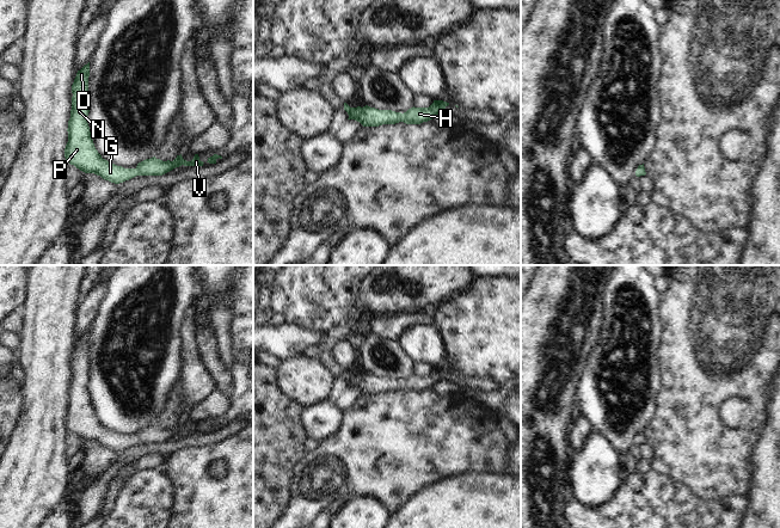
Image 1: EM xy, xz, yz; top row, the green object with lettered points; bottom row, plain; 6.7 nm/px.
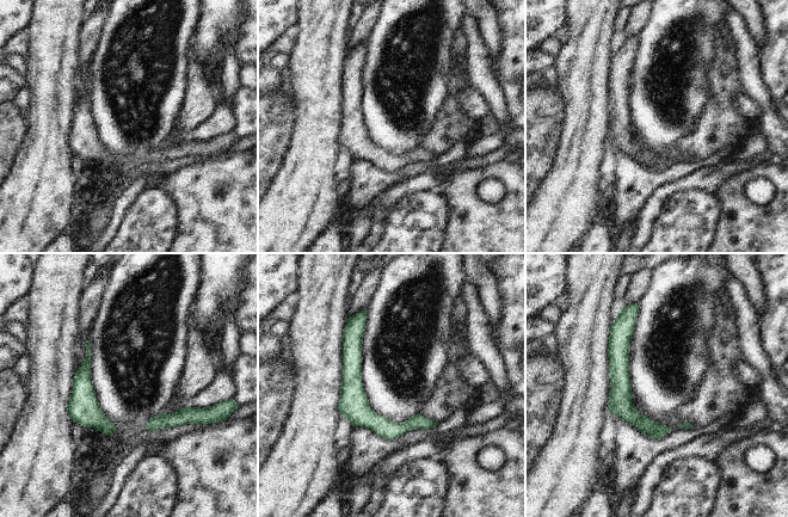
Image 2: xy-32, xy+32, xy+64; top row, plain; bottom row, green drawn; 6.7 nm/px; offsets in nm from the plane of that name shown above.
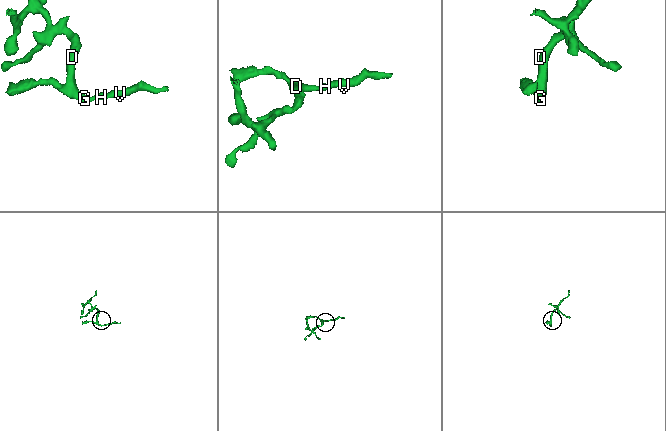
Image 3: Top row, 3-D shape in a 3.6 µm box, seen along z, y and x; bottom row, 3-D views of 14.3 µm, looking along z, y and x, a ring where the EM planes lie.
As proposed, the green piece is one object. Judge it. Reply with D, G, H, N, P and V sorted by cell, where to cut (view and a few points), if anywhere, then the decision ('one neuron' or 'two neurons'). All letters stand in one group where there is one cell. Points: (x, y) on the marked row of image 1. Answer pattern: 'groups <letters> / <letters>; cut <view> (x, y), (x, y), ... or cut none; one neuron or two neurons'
groups D G H N P V; cut none; one neuron

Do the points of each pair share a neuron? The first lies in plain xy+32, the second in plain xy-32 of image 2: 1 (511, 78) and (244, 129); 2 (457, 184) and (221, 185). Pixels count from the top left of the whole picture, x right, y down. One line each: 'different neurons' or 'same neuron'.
1: same neuron
2: same neuron

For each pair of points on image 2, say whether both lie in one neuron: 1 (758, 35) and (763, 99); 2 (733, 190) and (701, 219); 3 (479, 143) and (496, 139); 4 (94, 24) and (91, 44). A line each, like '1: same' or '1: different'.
1: different
2: different
3: same
4: same

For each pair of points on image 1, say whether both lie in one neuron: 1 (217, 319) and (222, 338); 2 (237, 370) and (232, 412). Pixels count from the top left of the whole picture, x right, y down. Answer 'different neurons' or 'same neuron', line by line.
1: same neuron
2: same neuron

